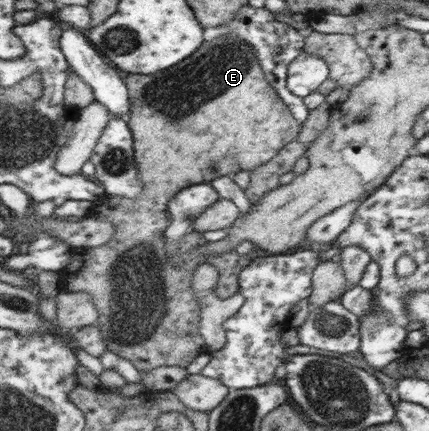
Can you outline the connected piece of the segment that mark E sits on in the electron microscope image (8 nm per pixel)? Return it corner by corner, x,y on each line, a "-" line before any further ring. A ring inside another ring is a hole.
220,36
212,41
205,41
193,55
189,55
181,63
159,71
159,77
155,73
128,74
123,79
131,100
128,127
133,138
133,157
139,168
139,178
143,182
143,193
135,199
102,196
93,201
92,216
113,222
115,235
104,246
75,249
69,265
59,271
61,291
86,291
90,295
98,309
96,325
101,330
105,347
130,360
139,372
153,371
161,366
186,368
198,355
205,352
205,343
199,333
199,301
191,288
193,273
199,265
213,264
217,269
217,283
213,291
219,299
227,299
239,291
239,271
261,255
257,248
249,256
239,255
235,249
222,255
199,255
197,248
207,241
201,233
191,230
179,241
181,263
173,263
167,255
164,239
165,230
170,223
167,202
178,191
193,184
209,184
212,179
230,176
237,171
251,172
273,159
281,148
297,139
302,130
301,123
265,79
255,48
245,40
247,37
243,36

